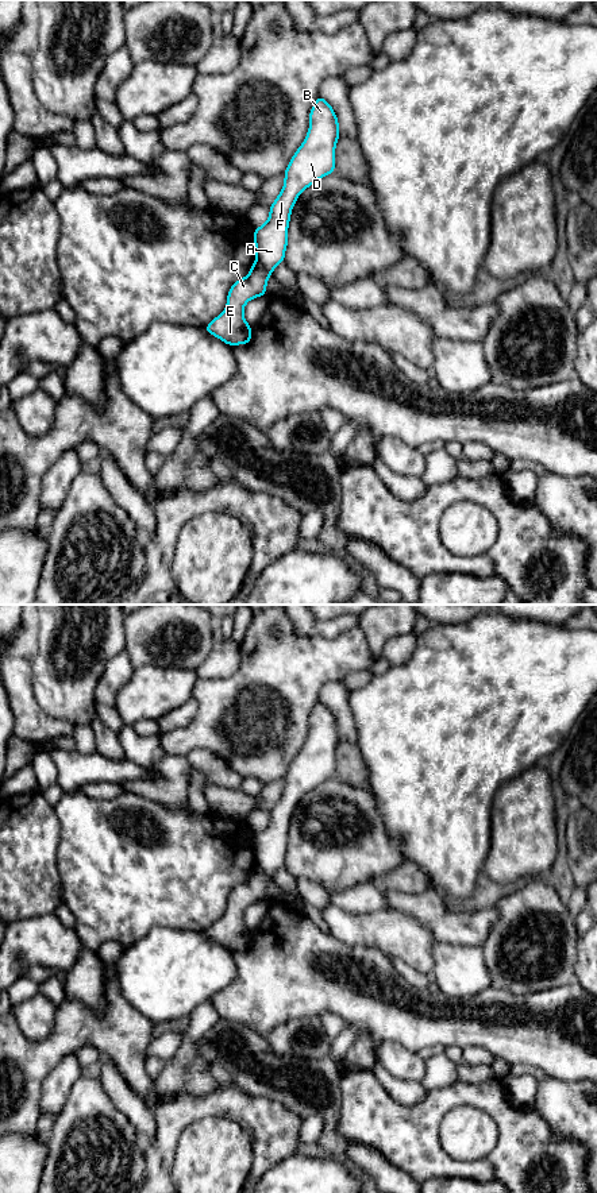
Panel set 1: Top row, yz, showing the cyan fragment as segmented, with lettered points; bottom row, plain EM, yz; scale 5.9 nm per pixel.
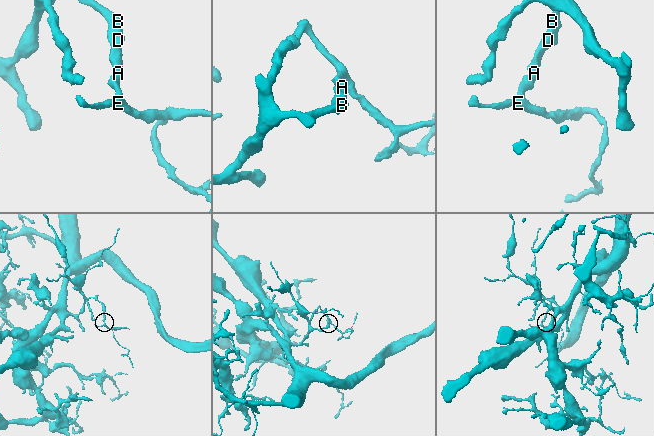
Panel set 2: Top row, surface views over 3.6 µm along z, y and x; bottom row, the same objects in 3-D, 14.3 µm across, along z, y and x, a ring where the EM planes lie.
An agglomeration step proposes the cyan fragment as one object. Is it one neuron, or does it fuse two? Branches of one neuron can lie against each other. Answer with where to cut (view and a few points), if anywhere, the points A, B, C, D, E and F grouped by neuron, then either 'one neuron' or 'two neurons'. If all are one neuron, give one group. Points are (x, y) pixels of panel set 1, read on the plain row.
yz (257, 863), (270, 877) | A B D F / C E | two neurons

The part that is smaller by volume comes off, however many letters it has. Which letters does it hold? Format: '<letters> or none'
C, E

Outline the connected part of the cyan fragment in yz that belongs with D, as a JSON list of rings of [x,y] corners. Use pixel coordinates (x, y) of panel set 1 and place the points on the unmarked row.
[[[317,702],[309,718],[309,736],[305,745],[285,775],[280,800],[270,811],[269,825],[254,833],[257,864],[273,877],[285,864],[288,830],[292,812],[300,798],[330,777],[335,777],[335,750],[339,729],[331,710]]]

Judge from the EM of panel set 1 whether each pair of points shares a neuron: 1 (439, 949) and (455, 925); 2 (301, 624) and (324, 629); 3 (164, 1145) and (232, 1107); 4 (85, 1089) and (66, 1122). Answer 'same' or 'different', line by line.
1: different
2: same
3: same
4: same

